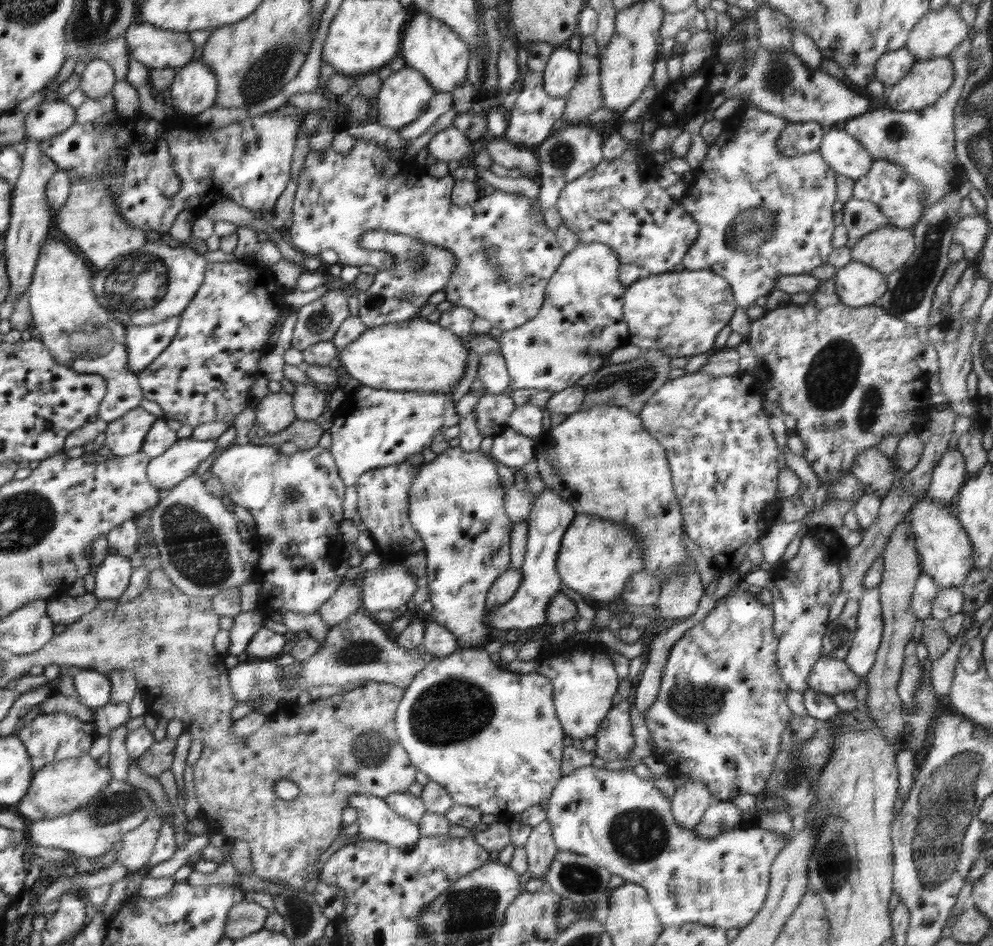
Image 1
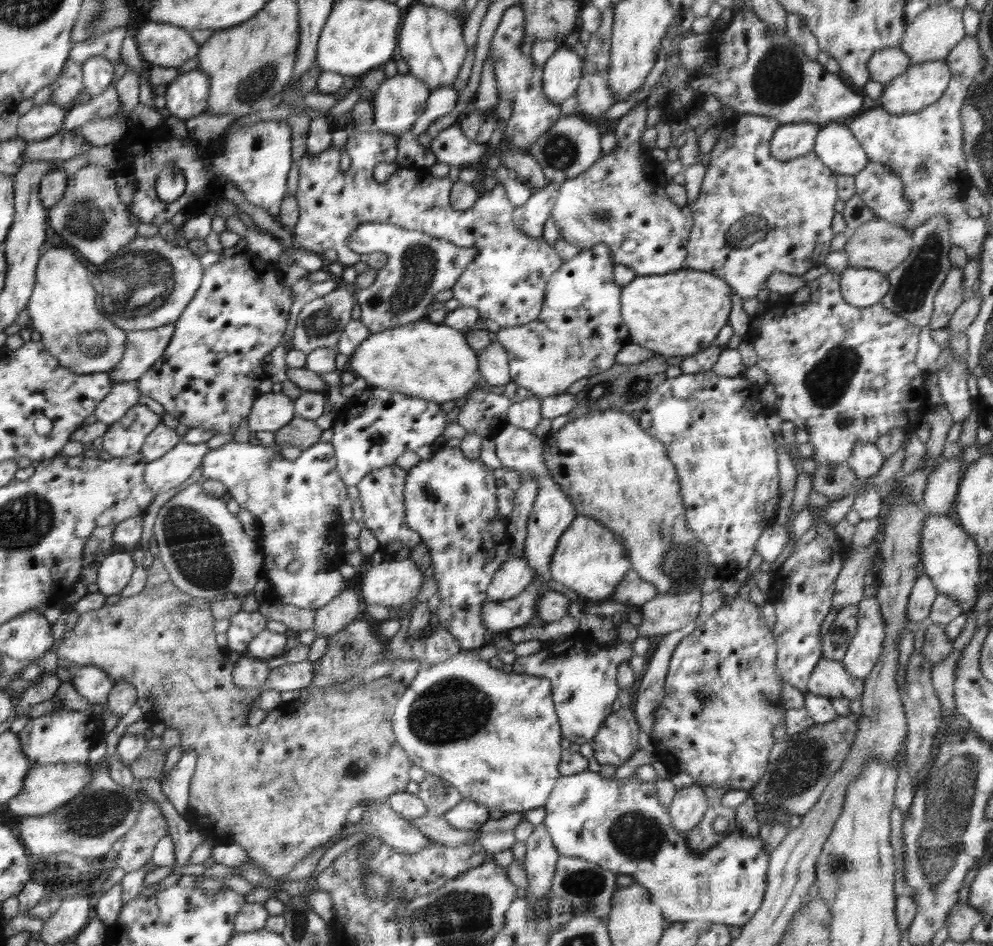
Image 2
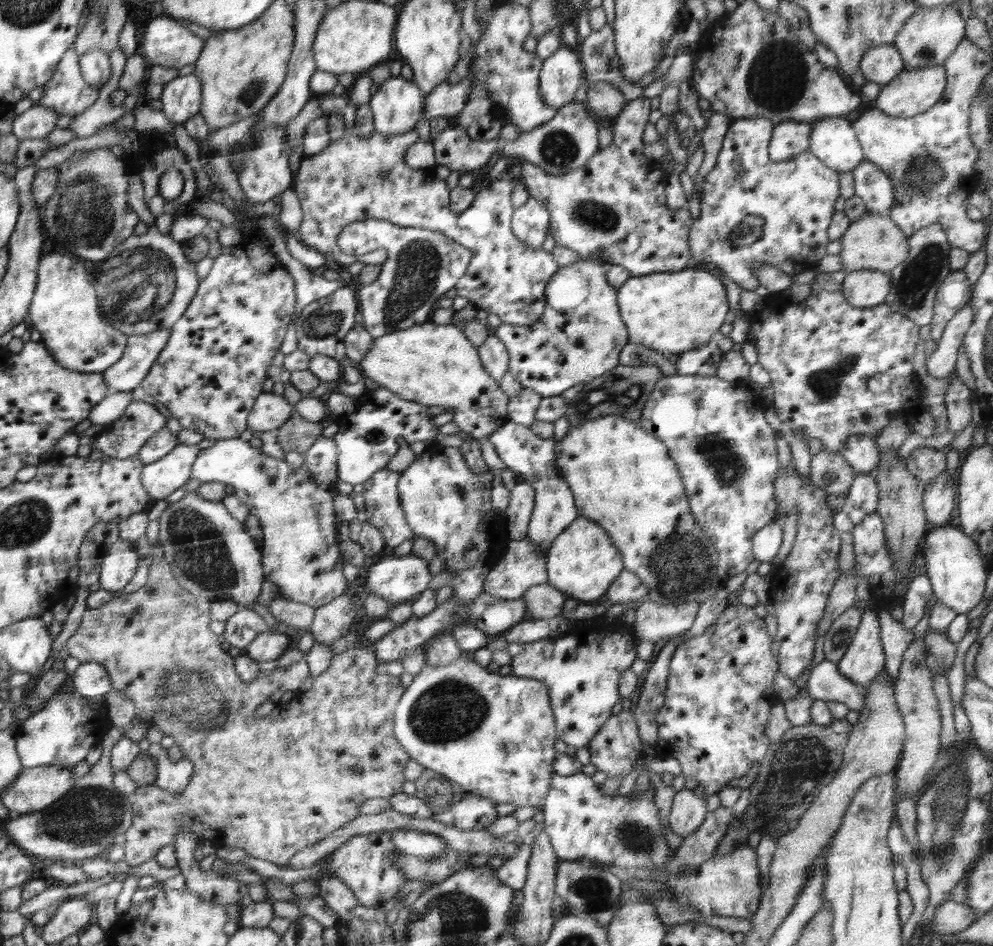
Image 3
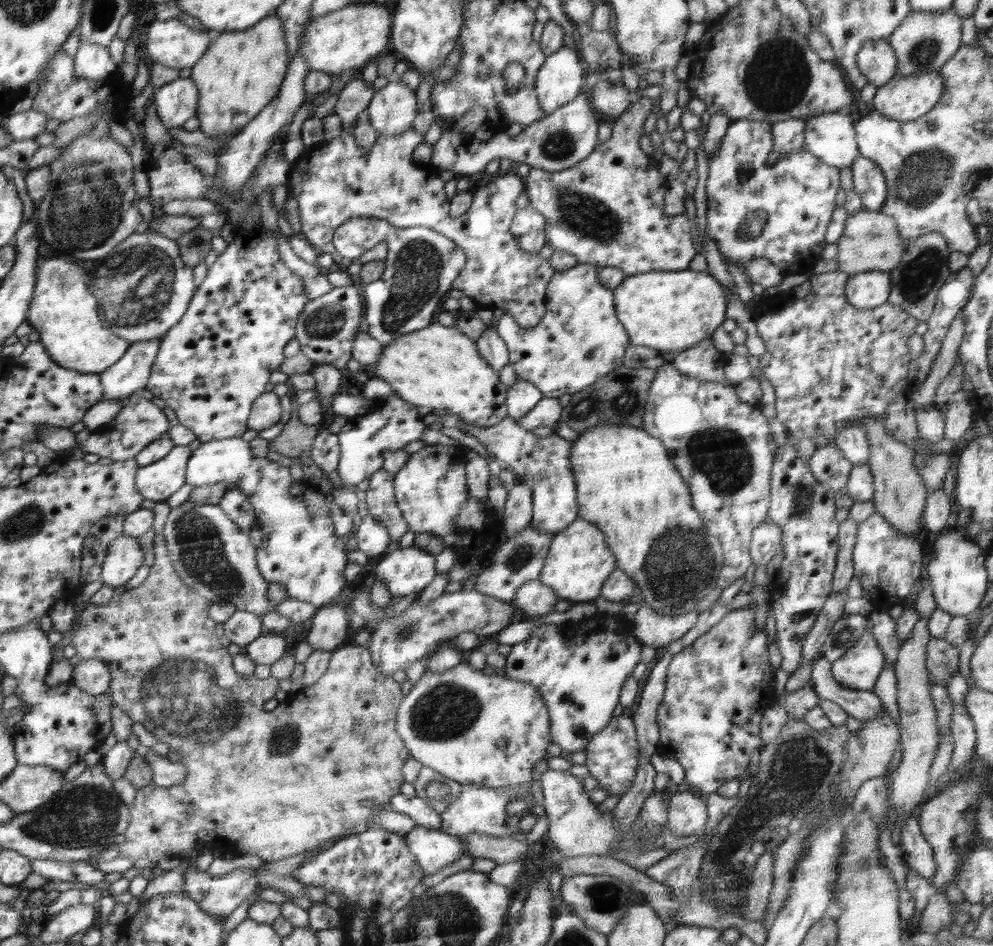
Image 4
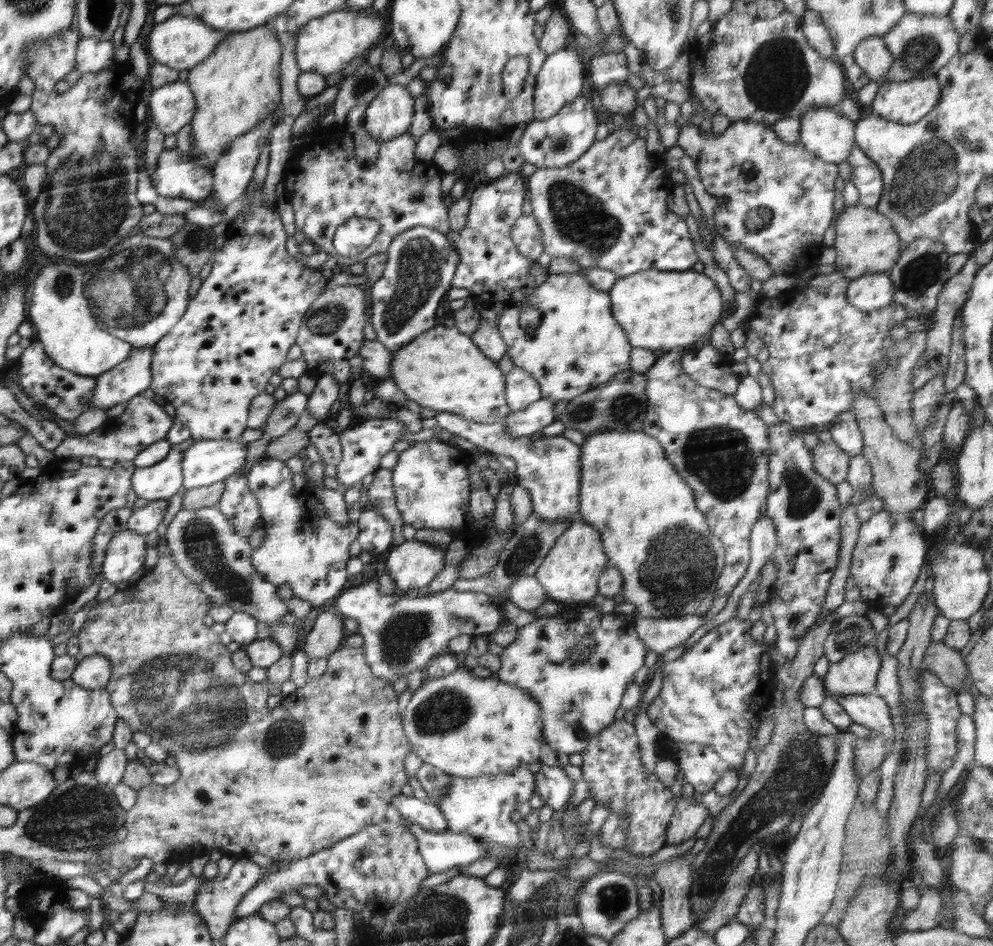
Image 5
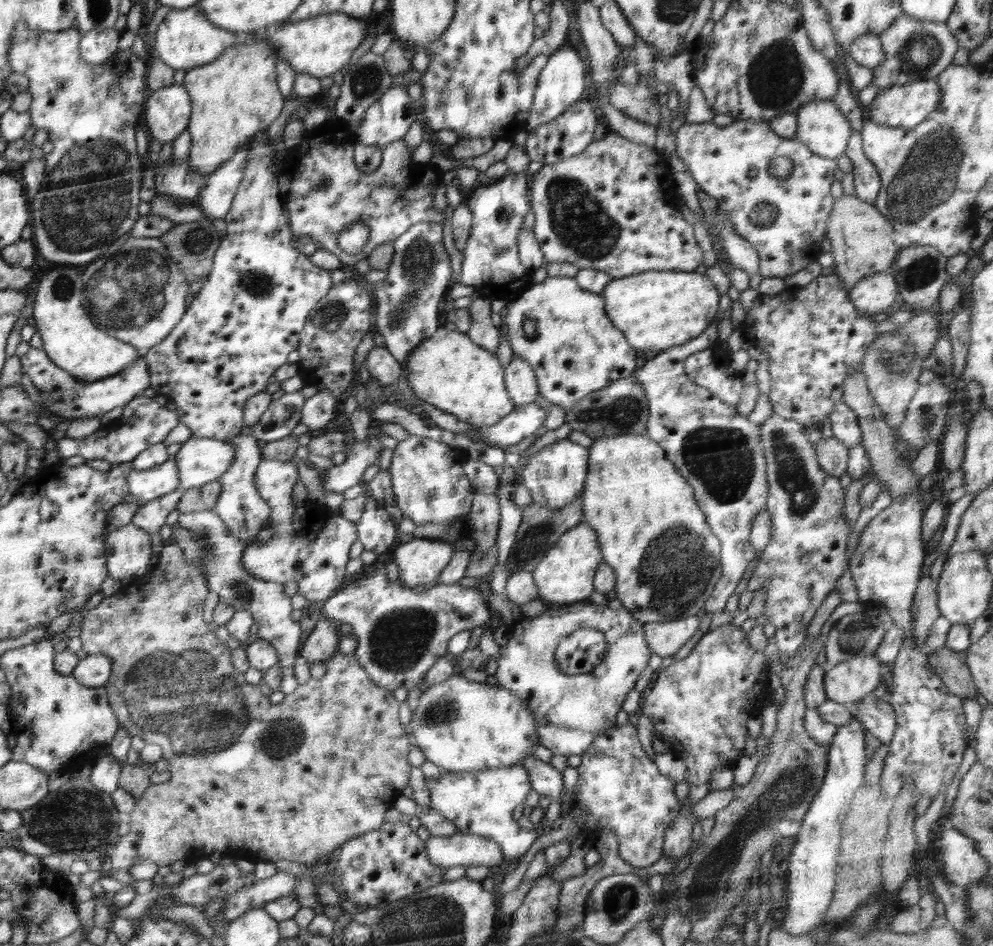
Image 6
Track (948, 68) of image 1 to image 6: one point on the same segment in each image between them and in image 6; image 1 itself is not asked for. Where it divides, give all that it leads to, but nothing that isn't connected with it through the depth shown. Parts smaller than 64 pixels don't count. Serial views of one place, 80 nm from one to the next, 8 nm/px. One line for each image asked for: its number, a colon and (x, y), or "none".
2: (919, 86)
3: (914, 91)
4: (904, 99)
5: (905, 102)
6: (899, 106)

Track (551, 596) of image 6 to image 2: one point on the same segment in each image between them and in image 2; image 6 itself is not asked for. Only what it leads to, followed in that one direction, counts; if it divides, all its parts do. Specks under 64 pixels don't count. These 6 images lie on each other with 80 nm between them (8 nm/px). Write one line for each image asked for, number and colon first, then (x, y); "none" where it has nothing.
2: (589, 559)
3: (582, 562)
4: (579, 562)
5: (569, 573)

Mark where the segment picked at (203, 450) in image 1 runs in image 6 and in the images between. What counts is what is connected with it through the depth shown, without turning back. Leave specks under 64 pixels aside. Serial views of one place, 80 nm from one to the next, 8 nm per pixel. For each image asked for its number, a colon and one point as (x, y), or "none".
2: (170, 470)
3: (161, 478)
4: (158, 481)
5: (164, 479)
6: (148, 484)

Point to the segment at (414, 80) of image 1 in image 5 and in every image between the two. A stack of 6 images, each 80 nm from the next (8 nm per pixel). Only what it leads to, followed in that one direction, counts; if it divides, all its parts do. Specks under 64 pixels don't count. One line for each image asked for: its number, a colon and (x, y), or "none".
2: (400, 100)
3: (396, 107)
4: (392, 111)
5: (391, 114)

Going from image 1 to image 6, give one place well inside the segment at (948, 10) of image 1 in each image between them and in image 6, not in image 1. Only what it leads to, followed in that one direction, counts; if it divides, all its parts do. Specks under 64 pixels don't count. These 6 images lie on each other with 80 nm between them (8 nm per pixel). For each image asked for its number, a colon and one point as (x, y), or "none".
2: (933, 34)
3: (927, 39)
4: (924, 41)
5: (921, 45)
6: (915, 50)

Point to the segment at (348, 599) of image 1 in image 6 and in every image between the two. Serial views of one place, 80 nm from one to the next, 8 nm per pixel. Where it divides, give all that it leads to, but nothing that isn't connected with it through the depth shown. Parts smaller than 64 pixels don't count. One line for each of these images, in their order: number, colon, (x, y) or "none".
2: (343, 609)
3: (330, 622)
4: (330, 624)
5: (324, 639)
6: (323, 643)

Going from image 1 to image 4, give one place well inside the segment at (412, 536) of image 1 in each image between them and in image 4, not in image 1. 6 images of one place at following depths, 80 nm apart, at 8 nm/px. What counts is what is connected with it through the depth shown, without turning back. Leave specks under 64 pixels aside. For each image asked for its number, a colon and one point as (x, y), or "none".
2: (381, 493)
3: (381, 494)
4: (380, 502)

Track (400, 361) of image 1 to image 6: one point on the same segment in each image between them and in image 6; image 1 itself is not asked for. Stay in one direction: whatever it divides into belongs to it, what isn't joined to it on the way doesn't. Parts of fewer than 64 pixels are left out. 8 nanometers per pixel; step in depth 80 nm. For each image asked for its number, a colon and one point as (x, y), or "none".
2: (428, 360)
3: (437, 365)
4: (438, 366)
5: (442, 370)
6: (449, 371)

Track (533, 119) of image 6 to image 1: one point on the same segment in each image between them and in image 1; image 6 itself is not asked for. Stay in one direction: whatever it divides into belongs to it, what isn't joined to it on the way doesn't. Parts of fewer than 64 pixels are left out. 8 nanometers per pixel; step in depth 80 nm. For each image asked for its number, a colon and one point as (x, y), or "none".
1: (562, 70)
2: (561, 73)
3: (561, 75)
4: (560, 79)
5: (561, 79)

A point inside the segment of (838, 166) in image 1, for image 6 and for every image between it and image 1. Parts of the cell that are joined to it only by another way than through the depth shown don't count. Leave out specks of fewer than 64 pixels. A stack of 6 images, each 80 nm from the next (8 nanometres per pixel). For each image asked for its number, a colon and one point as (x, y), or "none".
2: (835, 145)
3: (833, 141)
4: (830, 137)
5: (827, 133)
6: (821, 126)

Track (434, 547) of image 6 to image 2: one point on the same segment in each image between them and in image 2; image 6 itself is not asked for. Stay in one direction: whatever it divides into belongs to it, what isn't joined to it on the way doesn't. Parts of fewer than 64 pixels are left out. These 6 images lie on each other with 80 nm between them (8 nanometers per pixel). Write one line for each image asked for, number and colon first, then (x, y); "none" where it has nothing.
2: (392, 583)
3: (397, 579)
4: (408, 570)
5: (412, 565)

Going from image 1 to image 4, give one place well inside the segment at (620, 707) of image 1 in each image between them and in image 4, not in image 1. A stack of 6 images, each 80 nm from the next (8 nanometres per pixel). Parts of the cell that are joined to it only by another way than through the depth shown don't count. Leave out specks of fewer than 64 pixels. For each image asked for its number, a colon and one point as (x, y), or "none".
2: (617, 738)
3: (616, 747)
4: (612, 754)

